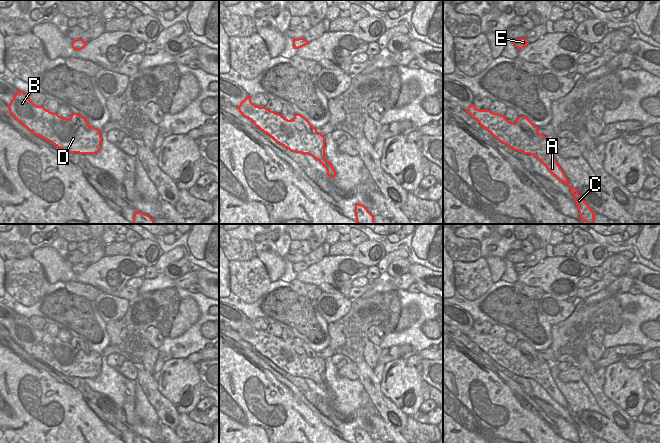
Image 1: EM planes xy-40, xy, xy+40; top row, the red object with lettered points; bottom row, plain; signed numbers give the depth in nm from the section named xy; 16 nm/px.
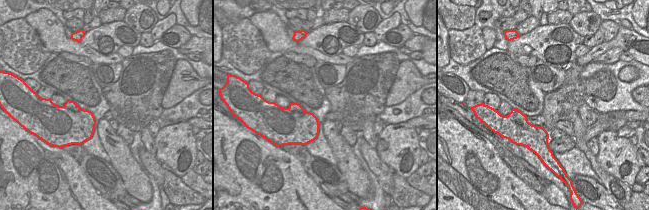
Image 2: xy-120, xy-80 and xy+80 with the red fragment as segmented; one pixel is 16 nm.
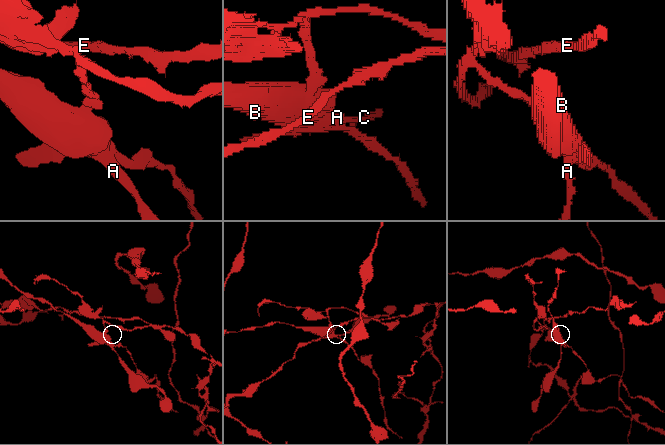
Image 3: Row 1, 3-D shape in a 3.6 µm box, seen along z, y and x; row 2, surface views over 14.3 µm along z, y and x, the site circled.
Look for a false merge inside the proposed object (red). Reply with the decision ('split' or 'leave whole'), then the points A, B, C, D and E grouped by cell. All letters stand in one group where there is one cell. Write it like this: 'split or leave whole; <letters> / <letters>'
split; A B C D / E

